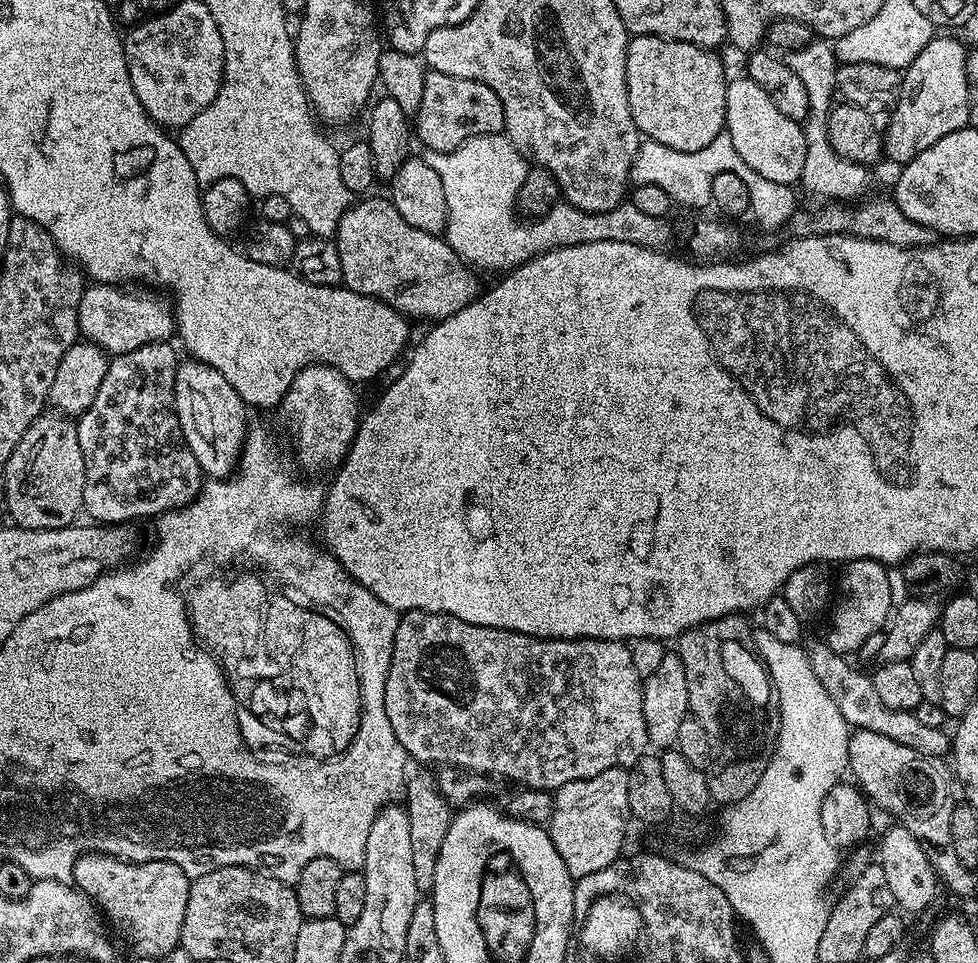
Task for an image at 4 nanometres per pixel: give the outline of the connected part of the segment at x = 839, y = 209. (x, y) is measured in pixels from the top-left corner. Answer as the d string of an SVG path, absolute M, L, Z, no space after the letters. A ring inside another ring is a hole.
M895 199L867 200L853 203L851 206L842 202L829 203L821 207L824 209L813 220L810 213L797 210L792 215L790 228L793 228L796 236L806 236L809 233L865 236L868 240L890 242L903 248L924 248L927 244L937 243L938 234L926 226L918 226L918 222L910 222L910 218L906 218L906 214L902 214L902 210L896 205Z

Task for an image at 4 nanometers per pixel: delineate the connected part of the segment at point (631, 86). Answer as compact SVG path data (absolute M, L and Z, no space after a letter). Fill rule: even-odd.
M632 36L628 42L628 53L626 54L626 90L630 102L630 114L634 118L636 128L640 131L641 137L662 142L662 146L670 146L670 150L682 150L693 152L702 150L718 138L718 134L725 131L724 119L726 118L726 90L728 89L729 77L724 76L724 64L716 57L717 53L711 48L699 48L690 42L678 42L677 40L663 40L657 36Z

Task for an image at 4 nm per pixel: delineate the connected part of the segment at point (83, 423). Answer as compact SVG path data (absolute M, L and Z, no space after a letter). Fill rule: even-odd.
M171 343L147 344L138 350L130 350L126 354L115 357L109 363L106 370L106 378L102 378L102 386L98 386L98 394L94 394L94 402L85 412L75 421L78 430L78 446L82 446L82 458L86 462L86 486L84 487L84 506L83 511L88 512L89 521L95 522L100 526L124 526L128 520L144 520L147 516L159 518L165 512L172 512L176 508L185 508L187 504L195 500L201 488L206 483L204 471L198 466L198 458L190 450L186 438L182 434L182 426L178 422L178 414L174 406L174 382L176 381L176 366L178 355L172 349Z

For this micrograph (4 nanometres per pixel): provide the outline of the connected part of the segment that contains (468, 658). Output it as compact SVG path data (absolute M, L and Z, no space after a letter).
M414 610L401 615L398 630L394 634L390 670L386 674L384 705L386 715L390 718L390 727L394 729L394 738L402 742L404 751L413 761L421 760L424 763L421 765L440 764L439 766L462 768L465 772L476 772L485 778L501 776L504 780L513 780L513 785L516 786L555 790L566 786L566 782L594 778L594 774L602 774L602 770L627 770L646 755L650 745L646 734L646 718L642 710L643 697L642 677L638 670L634 670L634 661L630 659L630 647L625 641L547 640L514 630L462 622L462 618L447 616L441 612Z

